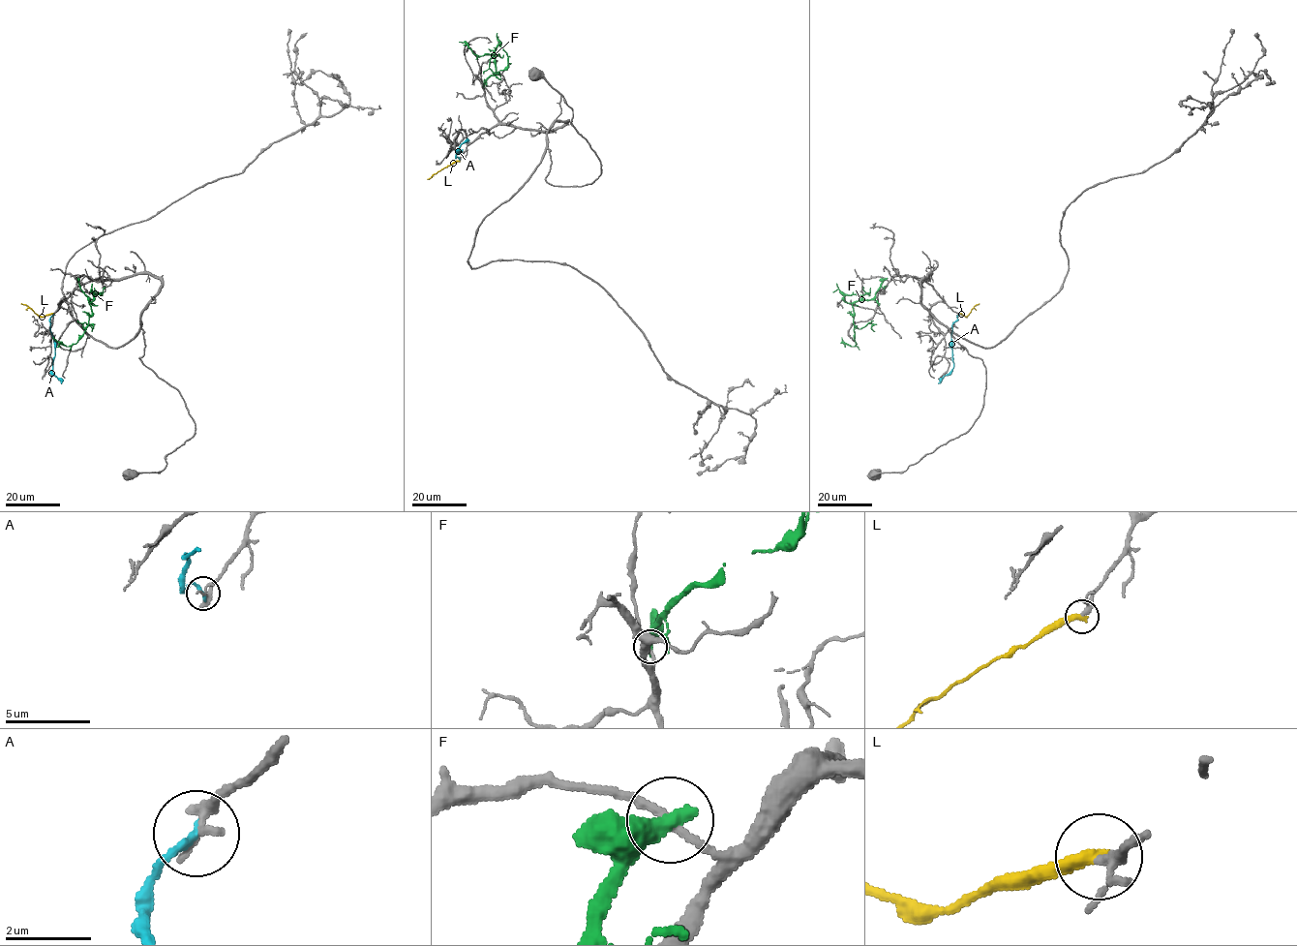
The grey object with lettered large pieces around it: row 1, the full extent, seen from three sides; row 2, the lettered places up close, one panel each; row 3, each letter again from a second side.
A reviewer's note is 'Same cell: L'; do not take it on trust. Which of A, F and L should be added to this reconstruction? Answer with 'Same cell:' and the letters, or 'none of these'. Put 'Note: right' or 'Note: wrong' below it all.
Same cell: L
Note: right

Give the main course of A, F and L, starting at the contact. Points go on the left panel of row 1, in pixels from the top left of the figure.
A: (52, 315), (50, 320), (55, 349), (52, 372), (62, 383)
F: (77, 279), (80, 288), (89, 298), (92, 316), (75, 344), (66, 346), (52, 337)
L: (52, 314), (39, 316), (21, 303)

